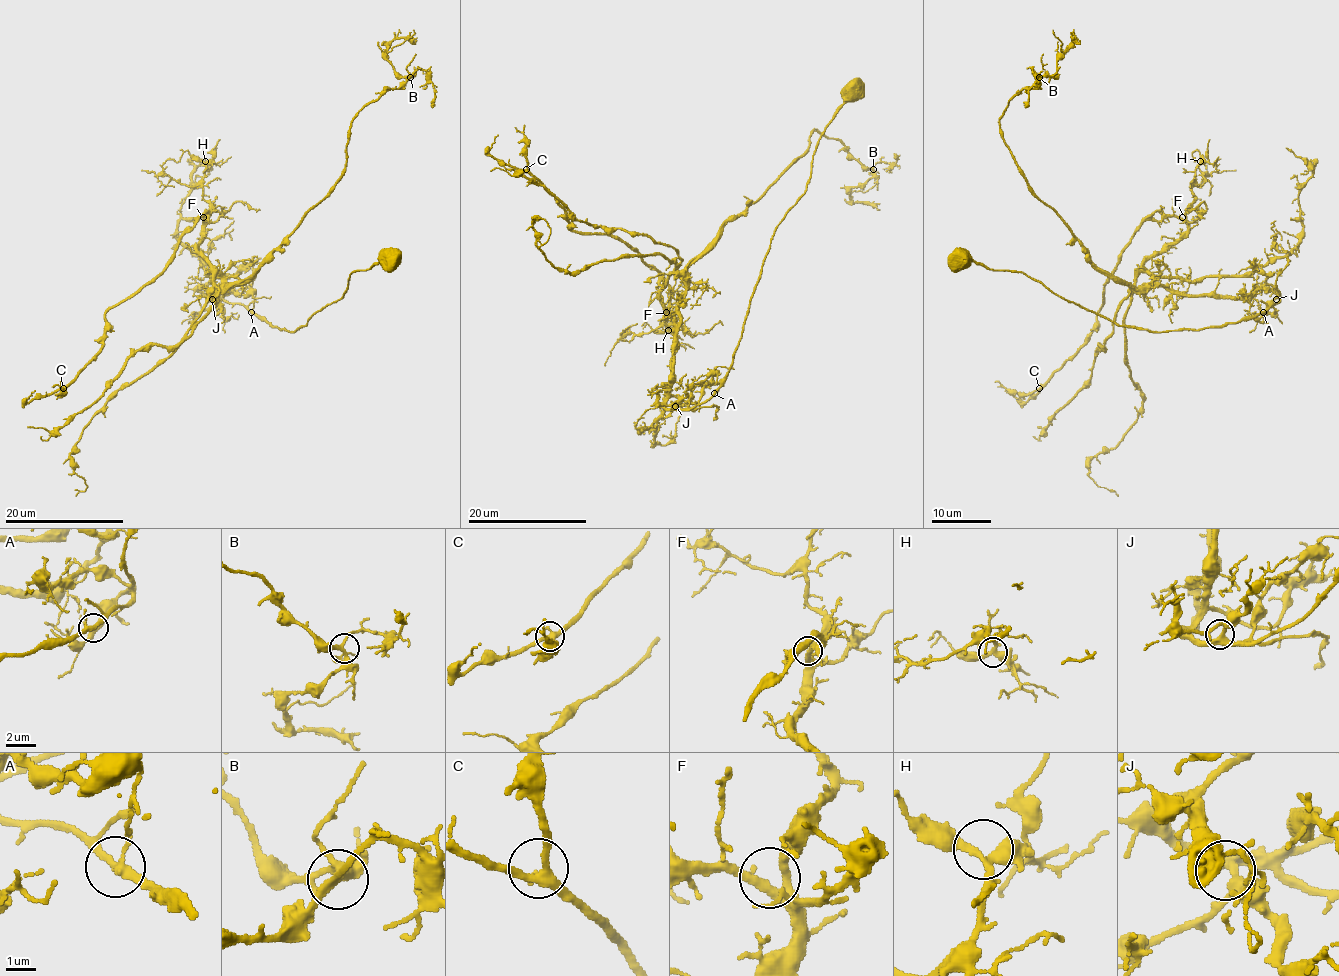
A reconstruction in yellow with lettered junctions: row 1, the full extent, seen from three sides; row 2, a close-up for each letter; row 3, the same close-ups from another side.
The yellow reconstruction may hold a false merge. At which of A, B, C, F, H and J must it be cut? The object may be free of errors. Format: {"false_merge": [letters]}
{"false_merge": []}

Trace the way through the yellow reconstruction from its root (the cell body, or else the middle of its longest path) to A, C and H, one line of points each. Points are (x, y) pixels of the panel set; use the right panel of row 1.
A: (959, 254), (956, 251), (965, 251), (990, 269), (1018, 271), (1067, 300), (1135, 328), (1202, 330), (1264, 312)
C: (959, 254), (1151, 331), (1253, 318), (1279, 293), (1171, 293), (1144, 263), (1187, 225), (1154, 211), (1039, 388)
H: (959, 254), (1120, 325), (1253, 318), (1279, 300), (1271, 285), (1179, 294), (1144, 266), (1187, 229), (1200, 161)

